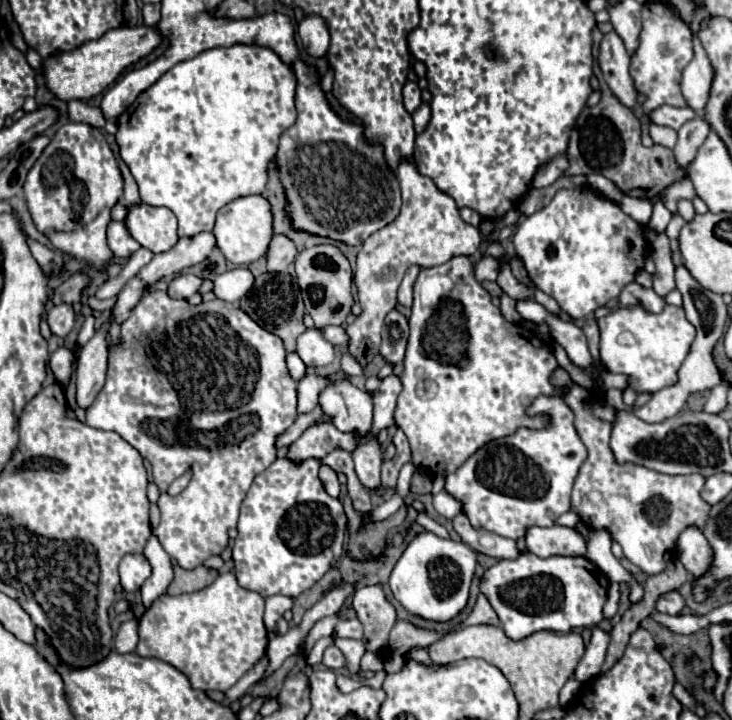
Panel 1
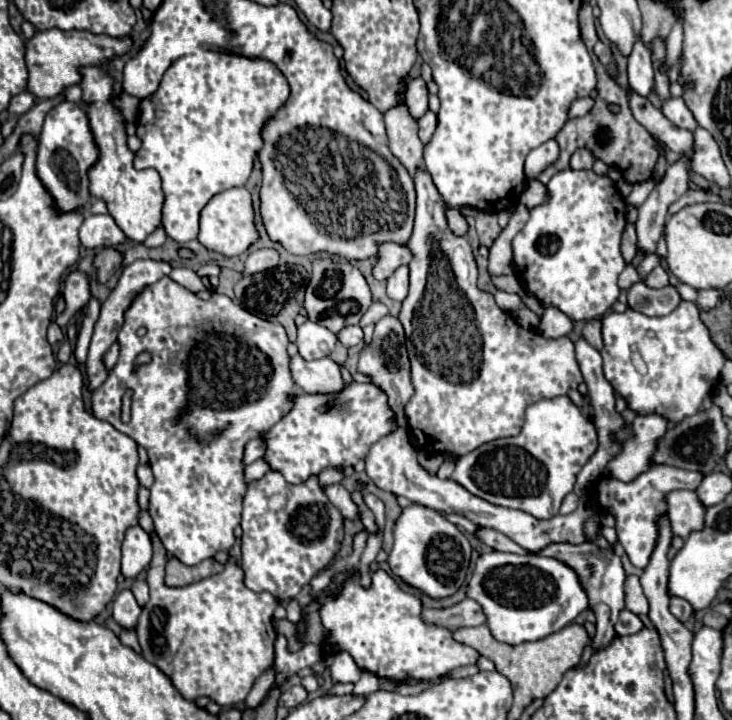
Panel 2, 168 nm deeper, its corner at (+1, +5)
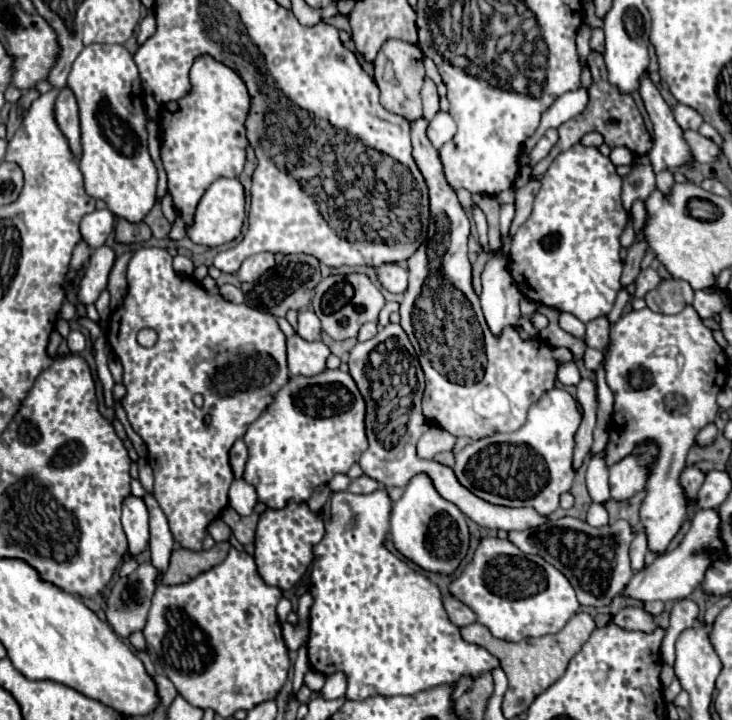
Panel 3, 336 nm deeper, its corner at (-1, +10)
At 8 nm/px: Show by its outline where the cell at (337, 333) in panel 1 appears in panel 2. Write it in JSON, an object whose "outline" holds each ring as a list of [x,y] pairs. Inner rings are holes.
{"outline":[[[346,326],[346,328],[342,328],[336,336],[338,336],[338,340],[340,340],[346,348],[352,348],[352,346],[356,346],[356,344],[362,342],[362,328],[360,328],[360,326]]]}

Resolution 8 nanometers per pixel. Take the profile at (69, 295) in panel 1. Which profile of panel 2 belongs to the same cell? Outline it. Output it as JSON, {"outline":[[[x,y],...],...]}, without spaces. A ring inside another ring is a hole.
{"outline":[[[102,248],[92,260],[92,266],[96,268],[98,282],[106,284],[110,280],[110,276],[120,268],[120,262],[122,262],[122,254],[118,250]]]}

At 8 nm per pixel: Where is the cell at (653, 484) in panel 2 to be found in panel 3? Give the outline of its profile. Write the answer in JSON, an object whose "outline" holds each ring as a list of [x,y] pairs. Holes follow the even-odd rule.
{"outline":[[[638,531],[636,539],[630,545],[630,561],[632,561],[632,569],[634,571],[640,571],[644,567],[644,555],[646,555],[646,551],[648,551],[646,535],[642,531]]]}

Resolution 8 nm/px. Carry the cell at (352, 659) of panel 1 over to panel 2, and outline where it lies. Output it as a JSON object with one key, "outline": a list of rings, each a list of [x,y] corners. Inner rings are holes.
{"outline":[[[336,652],[334,664],[330,666],[334,682],[358,682],[360,678],[360,666],[348,652]]]}

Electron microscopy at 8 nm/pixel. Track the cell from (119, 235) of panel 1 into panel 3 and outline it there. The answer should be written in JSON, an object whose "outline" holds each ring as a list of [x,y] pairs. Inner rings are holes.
{"outline":[[[96,209],[92,213],[88,213],[82,223],[80,223],[80,233],[82,239],[92,247],[100,247],[106,243],[108,235],[114,231],[114,215],[110,209]]]}

